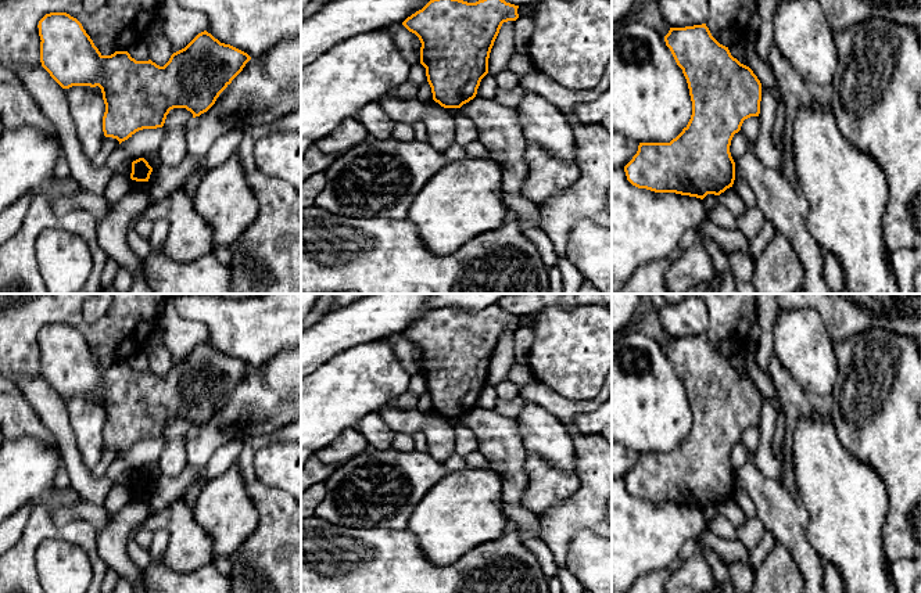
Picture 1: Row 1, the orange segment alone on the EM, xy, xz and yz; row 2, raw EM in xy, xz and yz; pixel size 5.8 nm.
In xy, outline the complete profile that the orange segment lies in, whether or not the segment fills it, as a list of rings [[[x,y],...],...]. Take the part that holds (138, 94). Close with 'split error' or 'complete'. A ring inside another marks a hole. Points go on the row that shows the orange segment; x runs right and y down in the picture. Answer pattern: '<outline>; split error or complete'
[[[67,12],[46,14],[37,28],[42,40],[42,67],[62,89],[98,86],[105,104],[104,136],[117,139],[119,144],[139,130],[162,127],[173,108],[186,108],[193,118],[207,112],[251,60],[247,53],[221,43],[207,30],[198,33],[184,48],[173,53],[164,67],[160,67],[151,60],[136,61],[128,51],[103,55],[82,24]]]; complete

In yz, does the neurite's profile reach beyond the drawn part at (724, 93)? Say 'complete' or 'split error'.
complete

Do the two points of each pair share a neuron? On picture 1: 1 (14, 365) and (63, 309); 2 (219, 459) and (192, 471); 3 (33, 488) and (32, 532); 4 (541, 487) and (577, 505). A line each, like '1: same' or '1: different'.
1: same
2: same
3: different
4: different

